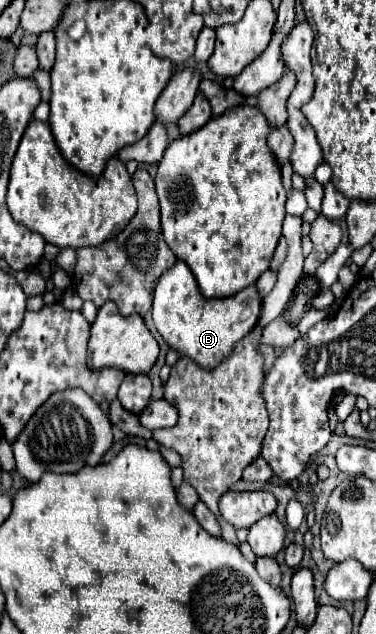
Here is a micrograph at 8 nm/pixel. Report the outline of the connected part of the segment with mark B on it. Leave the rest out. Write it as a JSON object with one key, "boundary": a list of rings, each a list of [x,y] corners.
{"boundary":[[[177,262],[157,282],[151,314],[159,334],[173,350],[179,350],[183,356],[189,356],[201,368],[209,370],[221,364],[221,360],[225,360],[225,356],[233,352],[233,344],[241,342],[241,338],[255,328],[259,312],[261,312],[261,298],[257,292],[257,284],[247,286],[235,296],[209,300],[201,296],[189,266],[185,262]]]}

